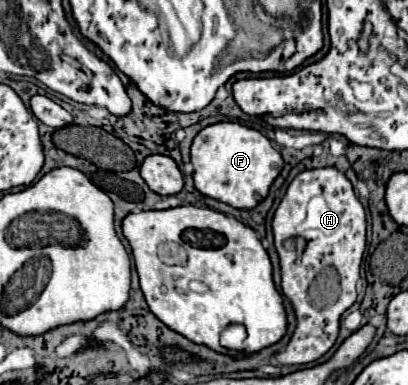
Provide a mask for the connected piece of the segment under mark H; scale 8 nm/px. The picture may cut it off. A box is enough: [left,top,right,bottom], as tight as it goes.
[273,168,367,364]

